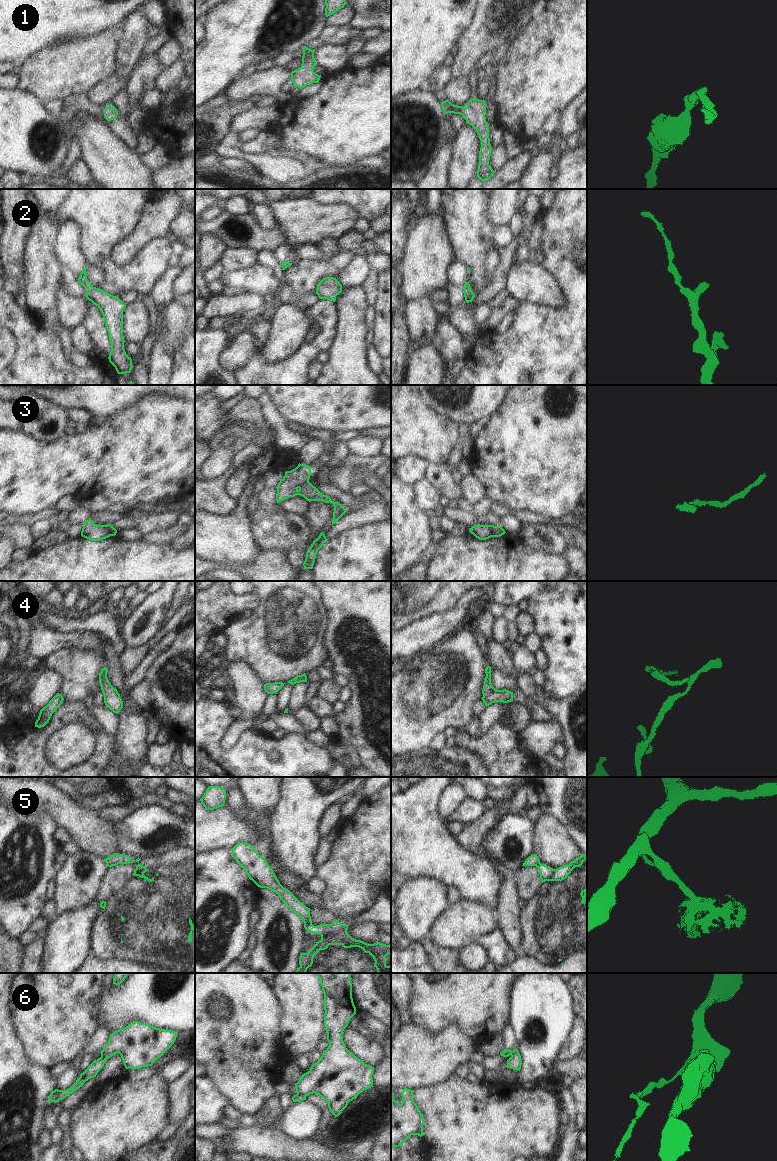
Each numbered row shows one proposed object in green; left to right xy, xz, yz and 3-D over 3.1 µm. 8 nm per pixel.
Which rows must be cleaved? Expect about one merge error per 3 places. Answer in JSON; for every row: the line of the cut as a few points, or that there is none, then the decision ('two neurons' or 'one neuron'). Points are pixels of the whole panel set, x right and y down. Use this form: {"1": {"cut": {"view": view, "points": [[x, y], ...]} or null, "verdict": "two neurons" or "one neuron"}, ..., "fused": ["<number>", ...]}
{"1": {"cut": null, "verdict": "one neuron"}, "2": {"cut": null, "verdict": "one neuron"}, "3": {"cut": {"view": "xy", "points": [[105, 525], [111, 535]]}, "verdict": "two neurons"}, "4": {"cut": null, "verdict": "one neuron"}, "5": {"cut": {"view": "xz", "points": [[311, 922], [304, 925]]}, "verdict": "two neurons"}, "6": {"cut": {"view": "xz", "points": [[297, 1093], [305, 1096]]}, "verdict": "two neurons"}, "fused": ["3", "5", "6"]}

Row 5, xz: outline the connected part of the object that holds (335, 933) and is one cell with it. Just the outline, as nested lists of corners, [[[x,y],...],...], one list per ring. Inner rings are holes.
[[[334,920],[331,924],[325,924],[322,928],[314,926],[312,923],[304,925],[309,933],[320,934],[321,940],[318,941],[307,953],[301,953],[299,958],[300,967],[295,973],[306,973],[312,966],[314,956],[320,951],[328,948],[329,945],[341,945],[344,948],[359,947],[365,953],[369,953],[375,963],[374,966],[378,973],[391,973],[391,966],[386,965],[386,956],[391,955],[391,946],[380,942],[367,944],[361,940],[352,938],[348,933],[348,925],[341,924]]]

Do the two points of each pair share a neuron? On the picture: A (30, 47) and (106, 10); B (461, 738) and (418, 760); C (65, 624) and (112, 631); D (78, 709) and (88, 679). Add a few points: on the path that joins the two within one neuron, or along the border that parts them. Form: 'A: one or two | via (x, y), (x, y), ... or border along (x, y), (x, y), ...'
A: one | via (49, 28), (67, 10), (87, 10)
B: two | border along (457, 745), (476, 750), (479, 753)
C: one | via (77, 624), (100, 624)
D: two | border along (63, 701), (81, 701), (83, 703)

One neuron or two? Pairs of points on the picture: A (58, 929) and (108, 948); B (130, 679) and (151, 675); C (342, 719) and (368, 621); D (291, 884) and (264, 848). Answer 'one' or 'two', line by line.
A: two
B: two
C: one
D: one

